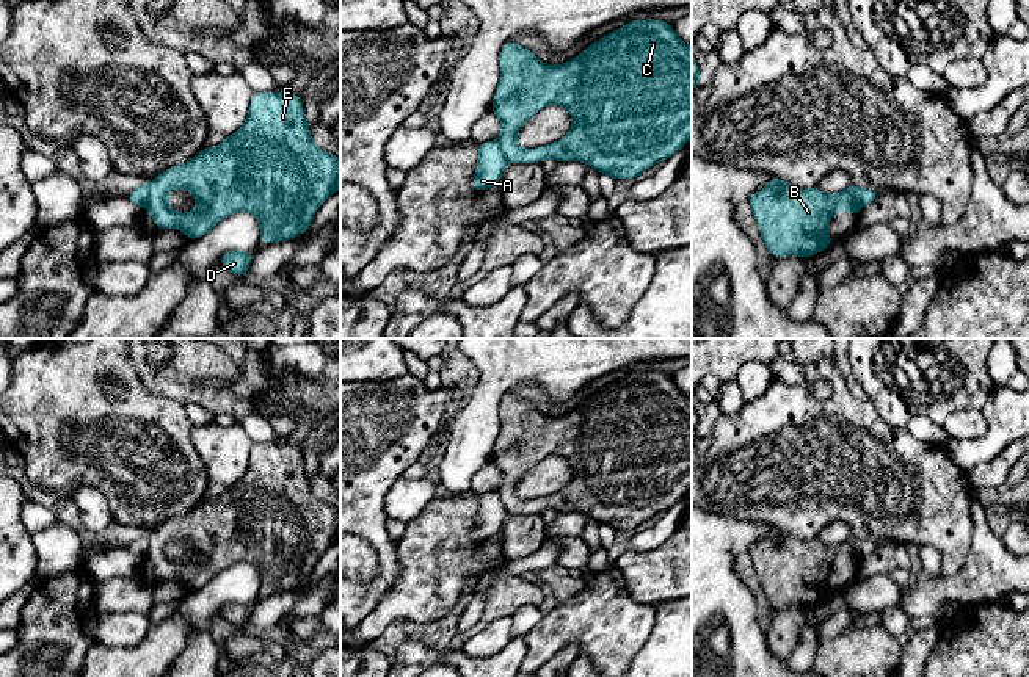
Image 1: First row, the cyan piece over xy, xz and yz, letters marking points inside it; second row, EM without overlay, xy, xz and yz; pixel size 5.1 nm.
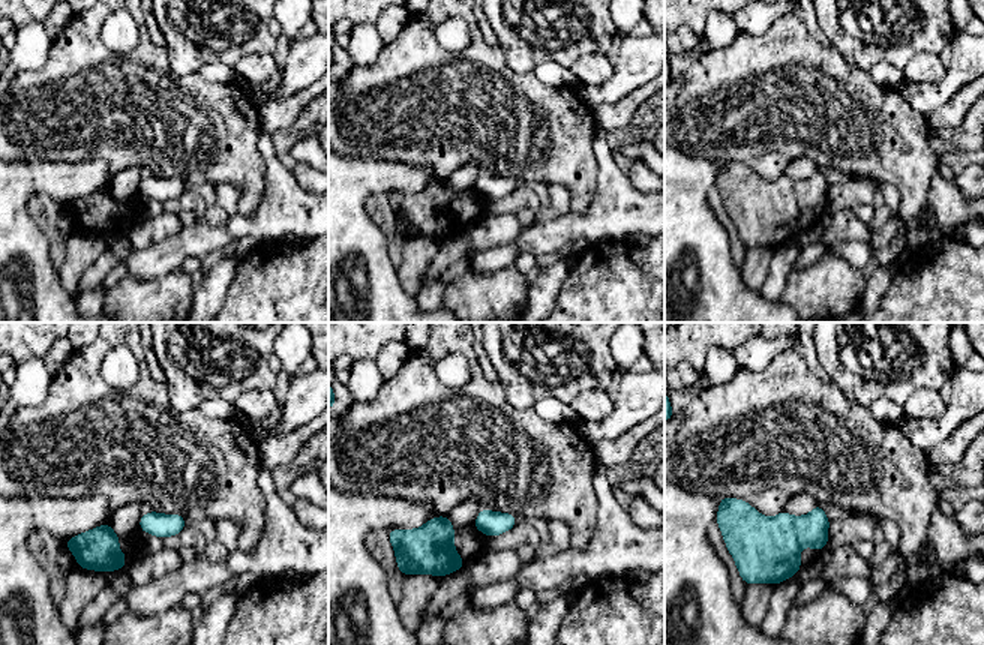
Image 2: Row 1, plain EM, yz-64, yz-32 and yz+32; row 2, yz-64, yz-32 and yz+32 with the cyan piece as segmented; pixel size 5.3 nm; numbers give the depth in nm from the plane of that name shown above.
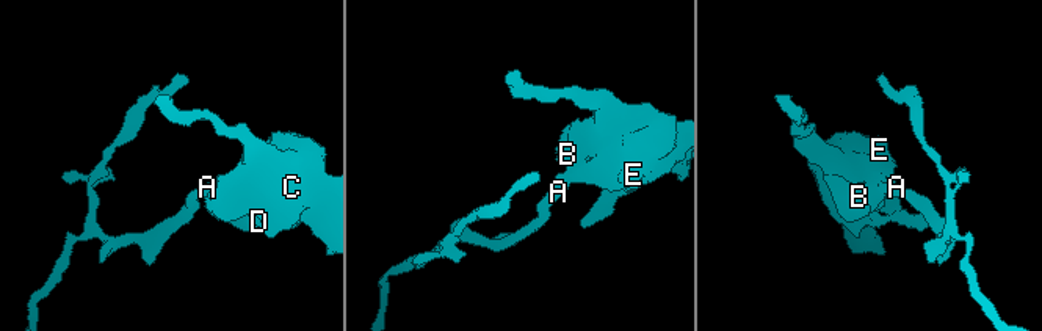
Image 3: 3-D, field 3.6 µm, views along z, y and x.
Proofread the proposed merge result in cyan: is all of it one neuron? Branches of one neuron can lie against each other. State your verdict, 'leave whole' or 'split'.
split

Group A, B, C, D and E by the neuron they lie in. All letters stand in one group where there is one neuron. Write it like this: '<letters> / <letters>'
A / B C D E

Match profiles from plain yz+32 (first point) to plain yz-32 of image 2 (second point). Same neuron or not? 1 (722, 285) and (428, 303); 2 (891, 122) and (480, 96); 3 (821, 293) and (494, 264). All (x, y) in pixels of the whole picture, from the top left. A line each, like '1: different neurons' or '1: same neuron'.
1: different neurons
2: same neuron
3: different neurons

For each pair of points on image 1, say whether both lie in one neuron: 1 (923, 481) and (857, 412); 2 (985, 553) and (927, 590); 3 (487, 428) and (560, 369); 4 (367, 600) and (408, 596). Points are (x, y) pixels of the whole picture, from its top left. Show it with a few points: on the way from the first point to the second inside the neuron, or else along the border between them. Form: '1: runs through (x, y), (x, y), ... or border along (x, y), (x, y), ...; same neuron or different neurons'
1: runs through (904, 470), (865, 431); same neuron
2: runs through (974, 569), (954, 590), (943, 590); same neuron
3: runs through (487, 403), (487, 398), (516, 369), (535, 369); same neuron
4: border along (400, 568), (399, 579), (389, 591), (356, 626); different neurons

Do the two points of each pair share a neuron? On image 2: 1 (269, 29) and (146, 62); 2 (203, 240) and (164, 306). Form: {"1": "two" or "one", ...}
{"1": "two", "2": "two"}

